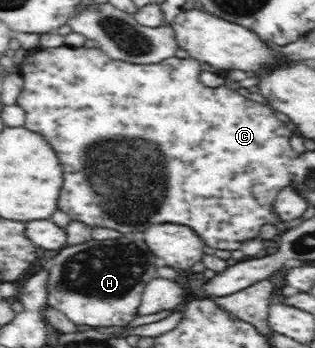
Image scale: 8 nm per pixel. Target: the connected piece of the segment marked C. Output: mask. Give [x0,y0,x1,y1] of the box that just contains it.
[16,44,298,250]

